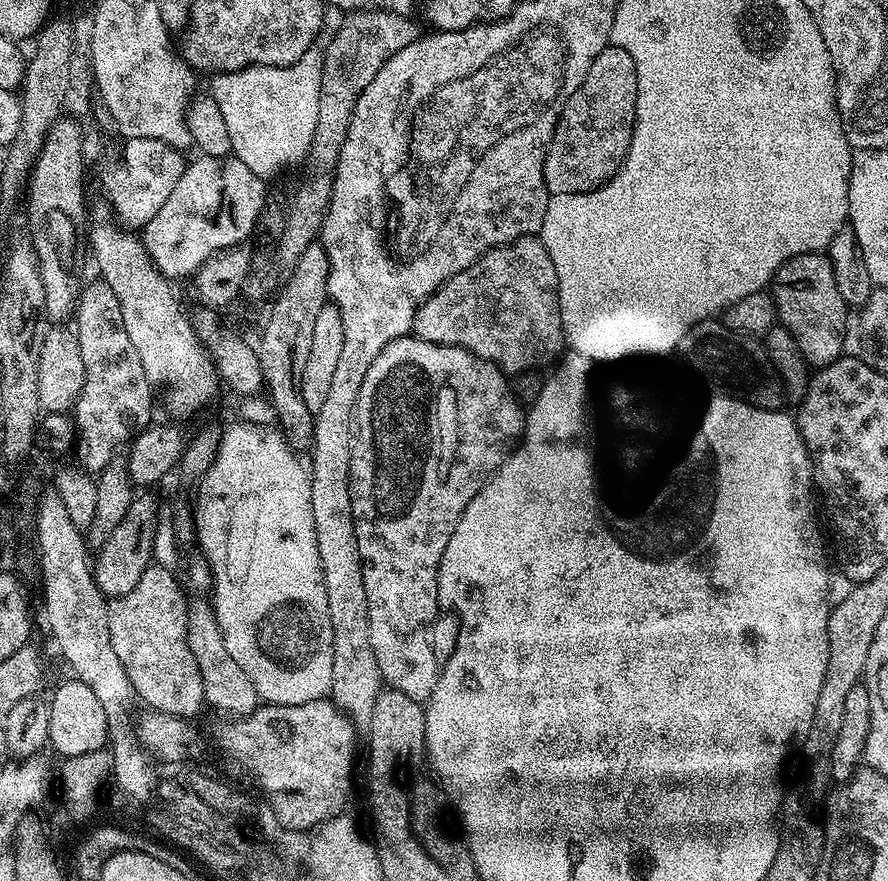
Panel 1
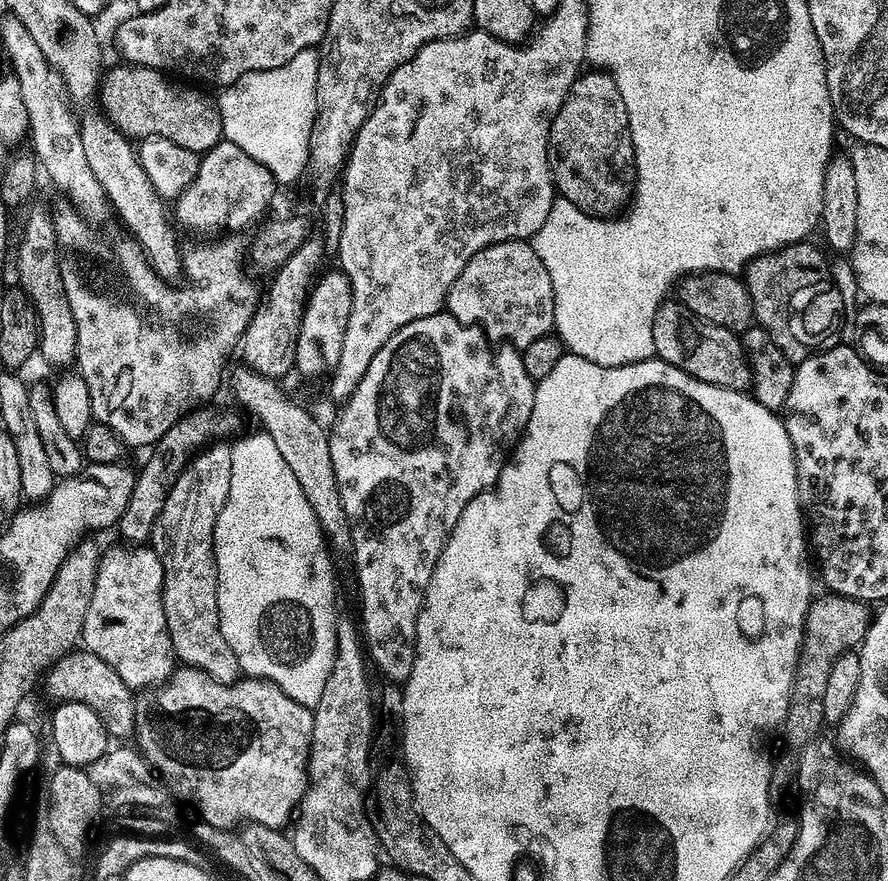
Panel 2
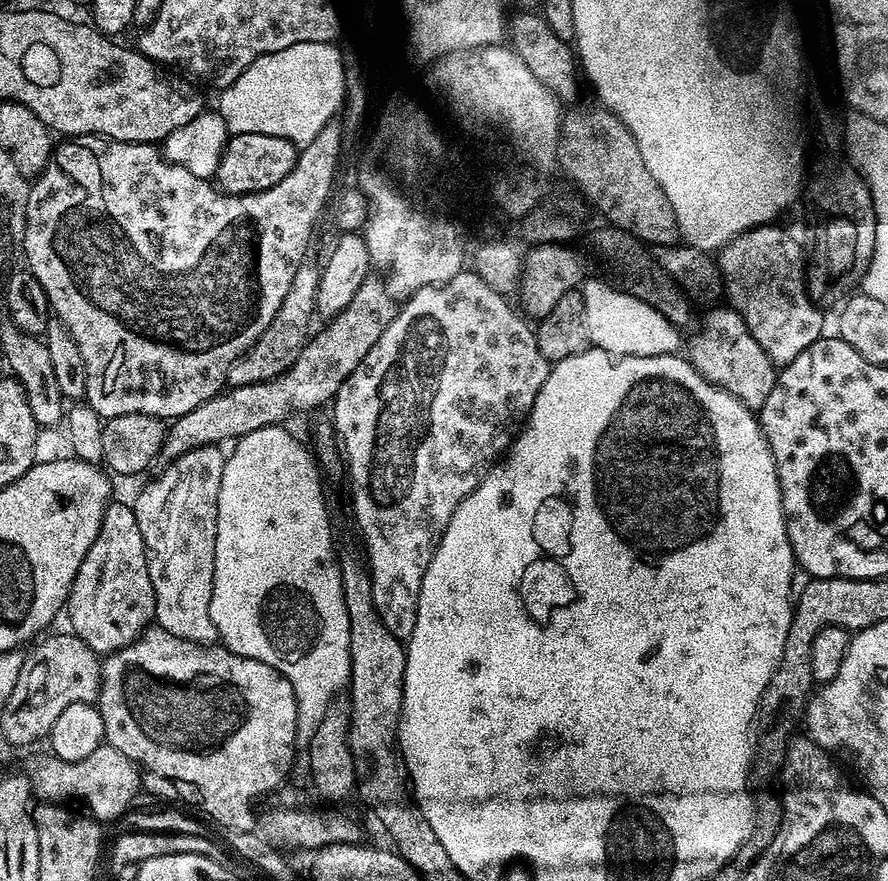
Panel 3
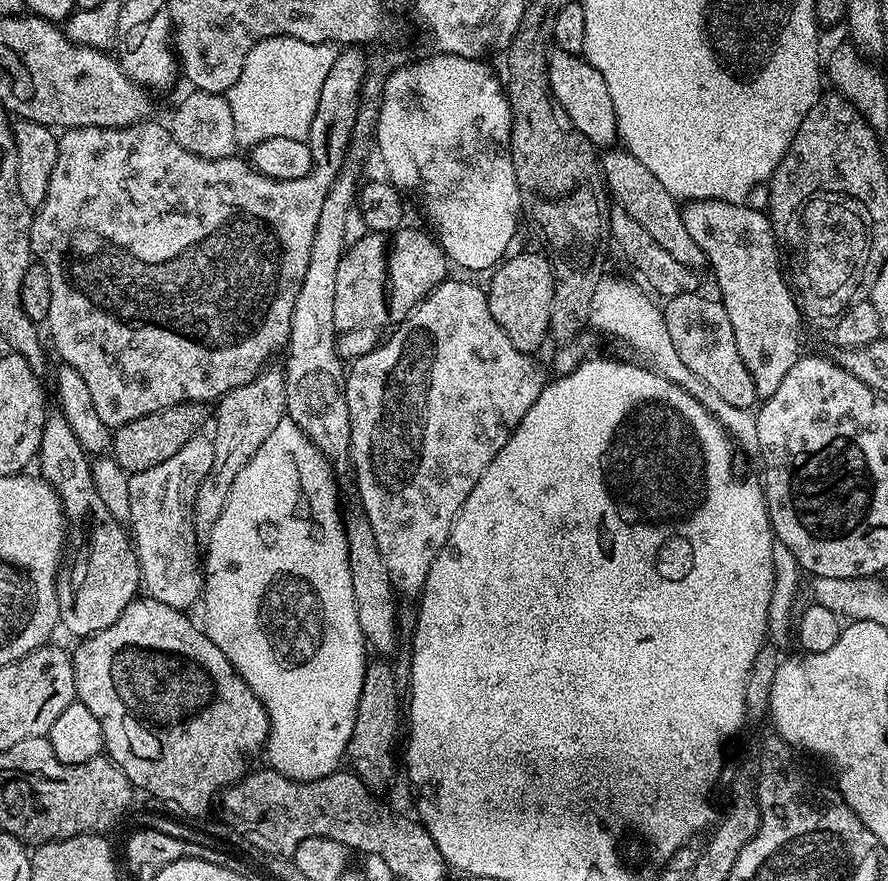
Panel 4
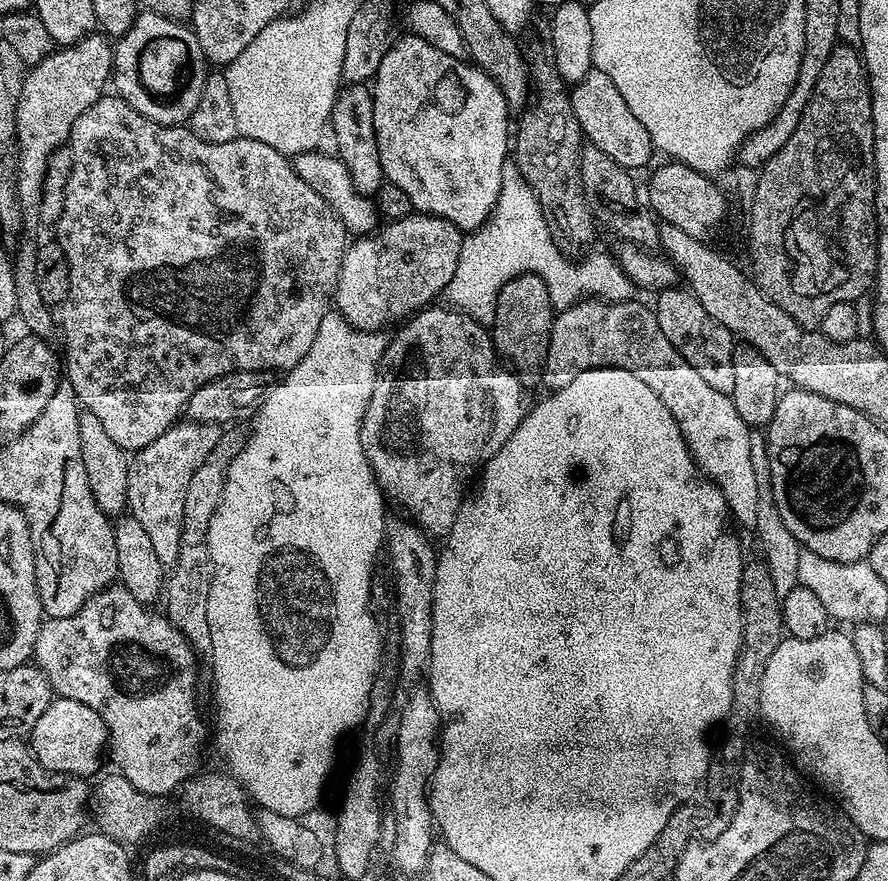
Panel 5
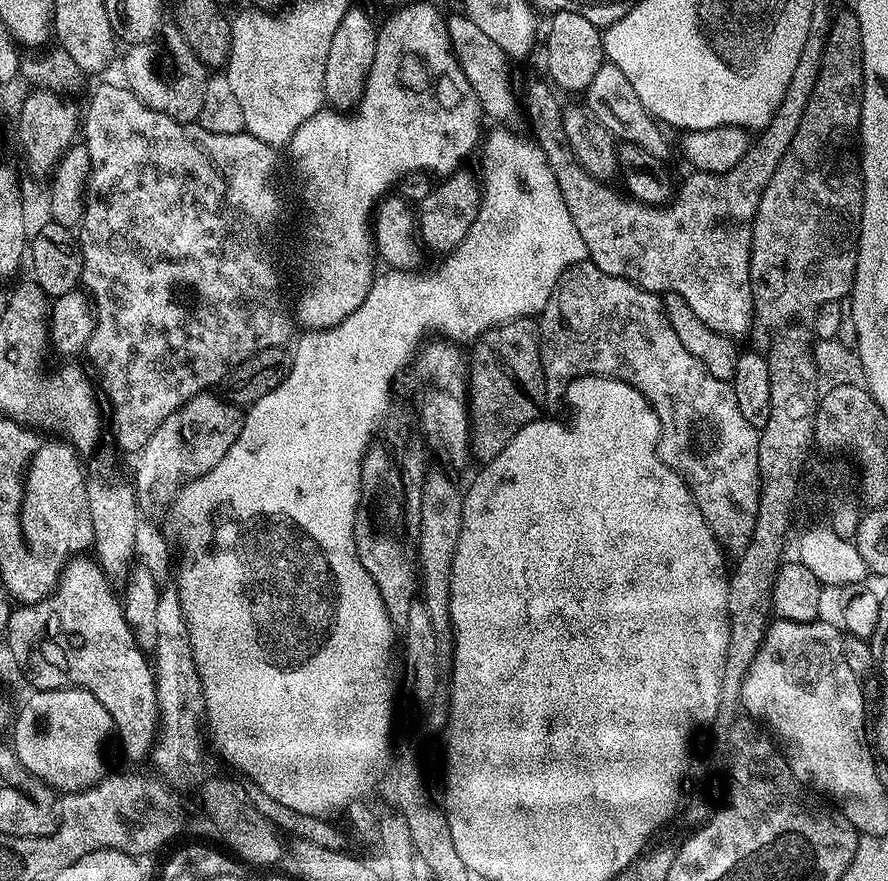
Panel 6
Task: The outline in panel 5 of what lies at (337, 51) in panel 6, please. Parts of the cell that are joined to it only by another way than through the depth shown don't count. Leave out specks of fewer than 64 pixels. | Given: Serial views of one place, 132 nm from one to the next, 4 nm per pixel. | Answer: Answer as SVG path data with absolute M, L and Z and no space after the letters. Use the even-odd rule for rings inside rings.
M349 83L341 87L332 107L330 136L336 139L335 155L339 156L346 166L353 188L364 196L375 197L385 183L386 177L374 130L374 102L371 91L364 84Z

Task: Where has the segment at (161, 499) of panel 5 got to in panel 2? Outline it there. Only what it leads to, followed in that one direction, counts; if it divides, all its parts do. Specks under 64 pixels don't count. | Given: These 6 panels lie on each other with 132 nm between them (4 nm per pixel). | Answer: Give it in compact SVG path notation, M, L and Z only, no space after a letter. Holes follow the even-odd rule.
M227 443L225 445L214 444L195 453L194 459L181 471L180 477L169 490L166 502L152 527L150 547L158 554L164 567L162 598L164 599L166 626L175 659L187 667L200 669L210 674L215 681L232 684L233 681L239 679L241 670L230 646L226 646L226 638L222 638L222 630L218 622L216 559L214 558L214 526L230 490L232 449Z

